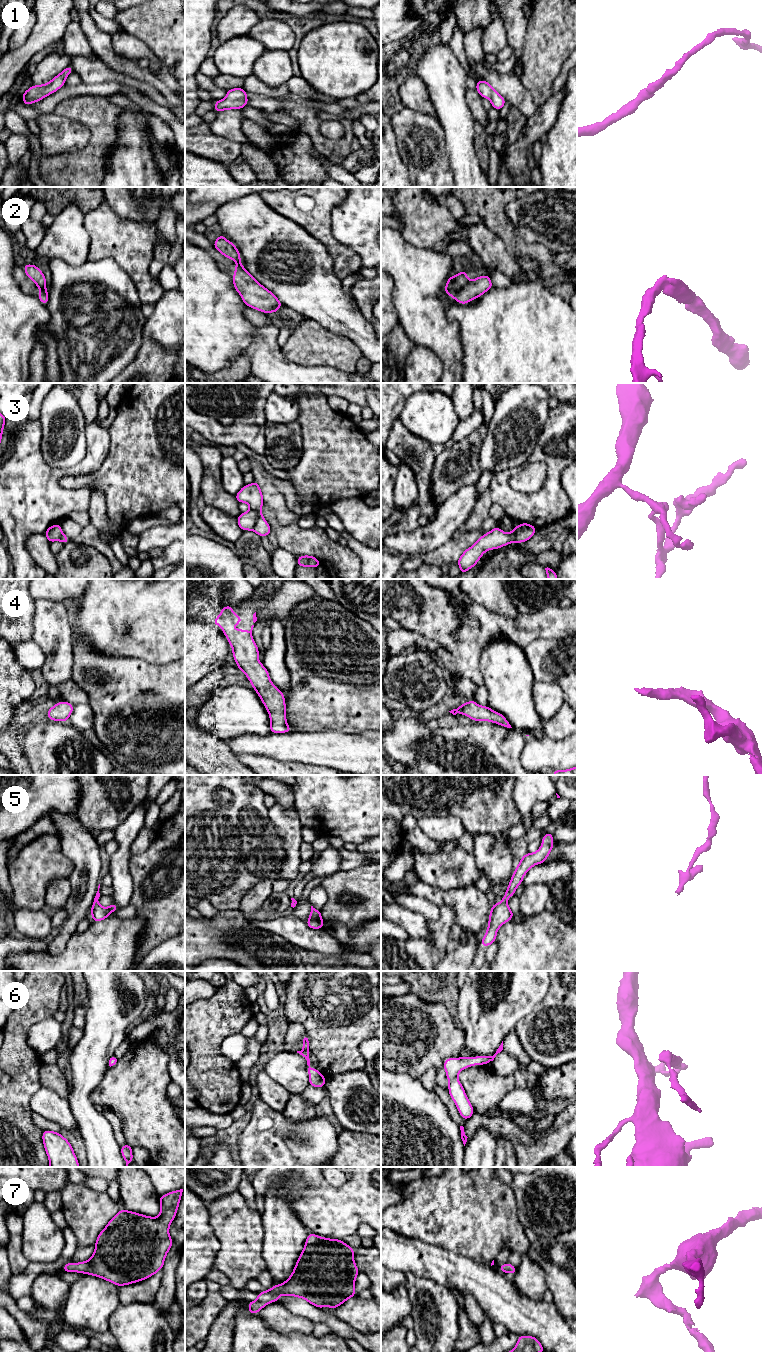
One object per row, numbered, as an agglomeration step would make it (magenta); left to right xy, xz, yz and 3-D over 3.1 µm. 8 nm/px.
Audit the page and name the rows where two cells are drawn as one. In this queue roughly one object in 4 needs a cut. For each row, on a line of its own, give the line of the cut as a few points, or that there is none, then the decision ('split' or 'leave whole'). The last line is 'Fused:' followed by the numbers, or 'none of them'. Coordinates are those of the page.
1: cut none; leave whole
2: cut yz (469, 281), (452, 295); split
3: cut xz (251, 509), (257, 513), (257, 520), (252, 529); split
4: cut none; leave whole
5: cut none; leave whole
6: cut none; leave whole
7: cut none; leave whole
Fused: 2, 3

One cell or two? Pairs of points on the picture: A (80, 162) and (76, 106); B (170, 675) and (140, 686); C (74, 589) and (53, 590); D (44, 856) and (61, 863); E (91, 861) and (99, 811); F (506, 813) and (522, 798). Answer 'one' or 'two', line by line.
A: one
B: one
C: one
D: one
E: two
F: two

